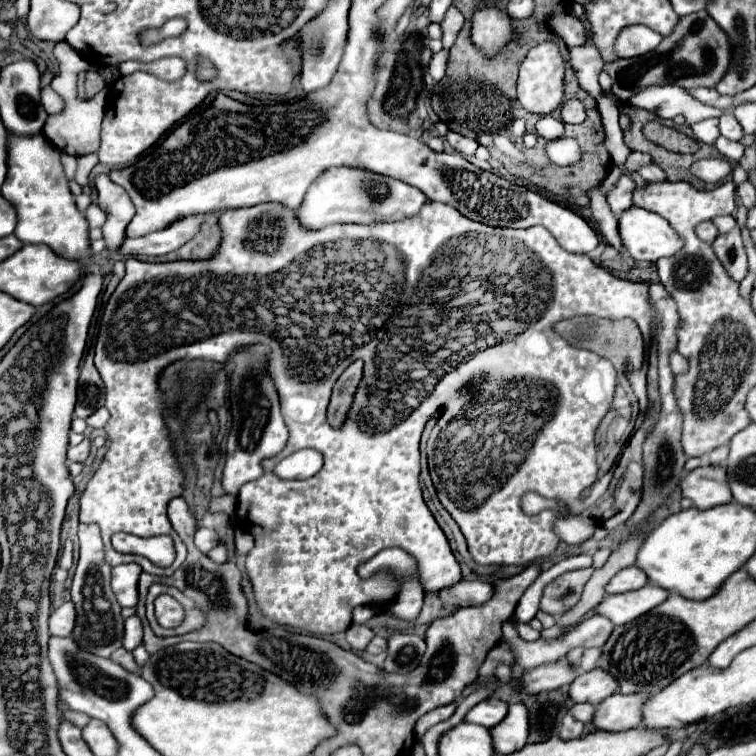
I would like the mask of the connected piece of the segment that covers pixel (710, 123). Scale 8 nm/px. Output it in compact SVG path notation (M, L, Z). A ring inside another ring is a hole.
M709 118L691 126L695 138L706 144L713 144L720 136L718 118Z

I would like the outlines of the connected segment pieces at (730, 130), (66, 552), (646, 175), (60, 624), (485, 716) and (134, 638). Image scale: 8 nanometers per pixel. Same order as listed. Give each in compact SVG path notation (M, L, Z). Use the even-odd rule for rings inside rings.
M725 113L721 119L719 119L719 129L721 129L721 135L731 139L731 141L741 141L743 139L743 129L741 125L737 123L737 119L731 115L731 113Z
M66 540L62 546L62 553L58 560L58 566L69 570L73 565L73 544L71 540Z
M651 163L651 165L645 165L645 167L641 167L639 171L637 171L645 181L649 181L649 183L659 183L659 181L667 181L667 175L665 175L665 171L663 169L659 169L655 163Z
M71 601L63 603L59 609L53 609L51 617L49 617L49 631L51 635L59 635L59 637L67 637L73 633L75 627L75 605Z
M485 699L469 711L465 721L477 723L477 725L483 725L483 727L491 729L491 727L495 727L497 723L501 723L505 719L507 709L509 709L509 705L501 699Z
M137 615L129 617L125 621L125 637L123 637L123 647L127 651L133 651L137 645L141 645L141 639L143 639L143 627L141 627L141 621Z

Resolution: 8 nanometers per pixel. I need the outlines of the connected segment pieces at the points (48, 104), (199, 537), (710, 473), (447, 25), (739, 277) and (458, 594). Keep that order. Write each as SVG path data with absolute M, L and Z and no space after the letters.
M45 87L43 91L41 91L41 103L43 103L43 107L45 107L45 111L49 113L49 115L55 115L55 113L61 113L63 111L63 99L51 89L51 87Z
M205 527L197 529L197 533L195 533L195 545L197 545L199 551L209 553L217 543L219 543L219 535L213 529L205 529Z
M703 465L693 469L681 479L681 491L683 497L691 499L697 509L711 509L715 505L731 501L727 471L723 465Z
M451 7L447 11L443 23L441 23L441 29L443 29L443 39L441 41L443 41L443 47L445 49L449 49L455 43L457 33L459 33L461 27L463 27L463 15L455 7Z
M733 229L727 235L719 235L713 243L713 249L727 275L735 281L743 281L747 275L747 255L741 241L741 231Z
M459 581L455 587L449 587L449 591L440 591L438 597L445 603L451 603L456 607L467 605L483 605L493 597L493 585L489 581Z

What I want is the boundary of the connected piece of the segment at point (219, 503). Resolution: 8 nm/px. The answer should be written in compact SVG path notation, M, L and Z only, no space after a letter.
M221 495L221 497L211 498L208 512L231 515L235 511L235 501L237 501L235 495Z

